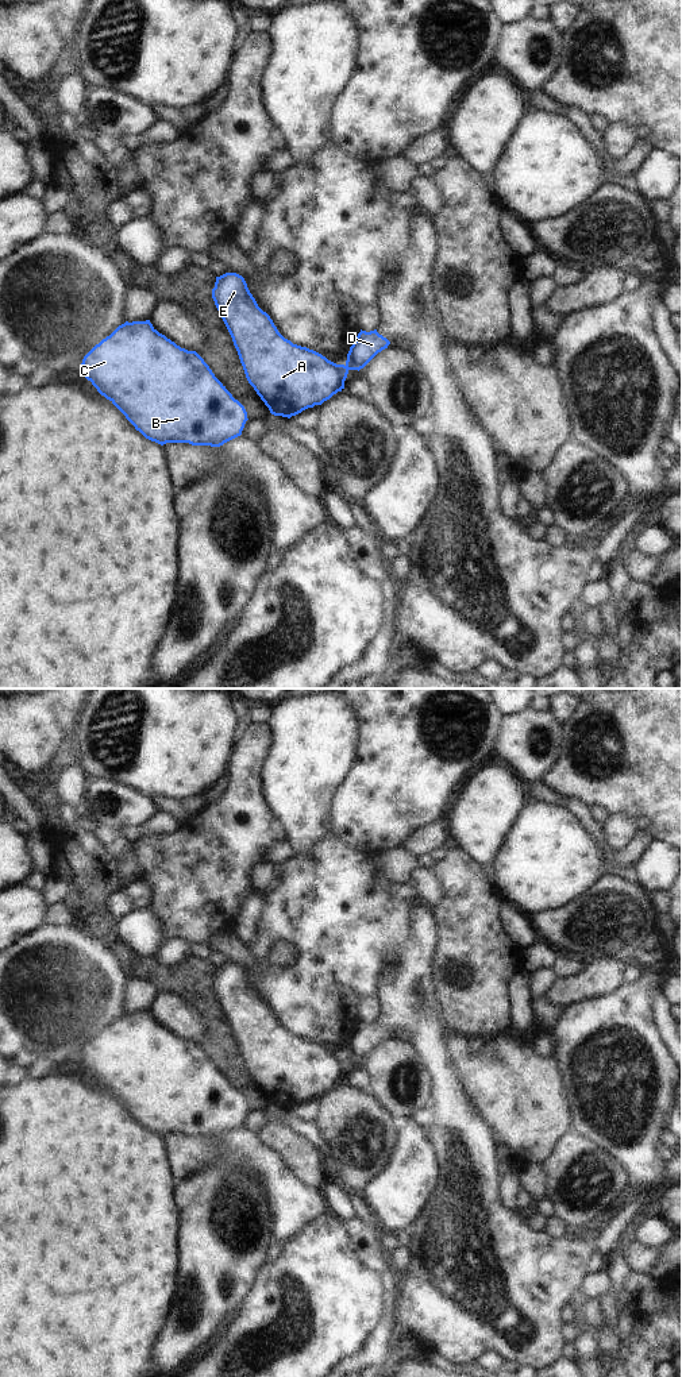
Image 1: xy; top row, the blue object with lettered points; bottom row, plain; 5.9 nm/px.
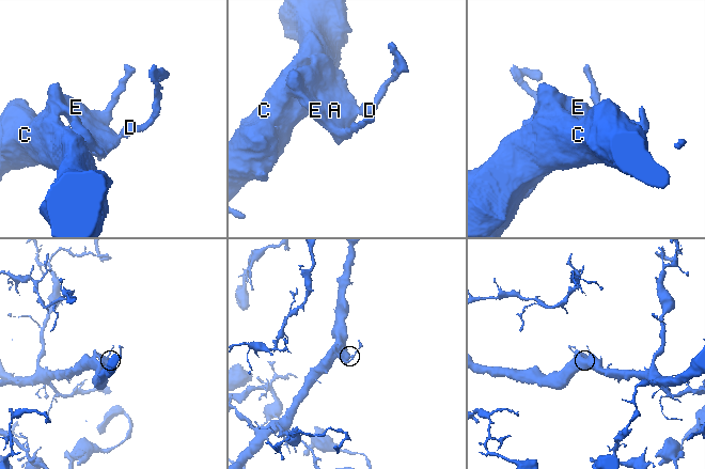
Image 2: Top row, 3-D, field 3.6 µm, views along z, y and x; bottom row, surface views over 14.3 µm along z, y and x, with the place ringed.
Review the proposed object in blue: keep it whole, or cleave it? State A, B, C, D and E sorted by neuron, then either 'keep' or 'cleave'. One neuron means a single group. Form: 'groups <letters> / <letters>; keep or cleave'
groups A B C E / D; cleave

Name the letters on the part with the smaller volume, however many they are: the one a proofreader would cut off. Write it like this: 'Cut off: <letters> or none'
Cut off: D

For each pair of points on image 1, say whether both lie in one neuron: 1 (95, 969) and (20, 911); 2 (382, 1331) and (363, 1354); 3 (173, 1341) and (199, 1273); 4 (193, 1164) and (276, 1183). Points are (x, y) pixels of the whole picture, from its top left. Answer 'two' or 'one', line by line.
1: two
2: one
3: one
4: one

